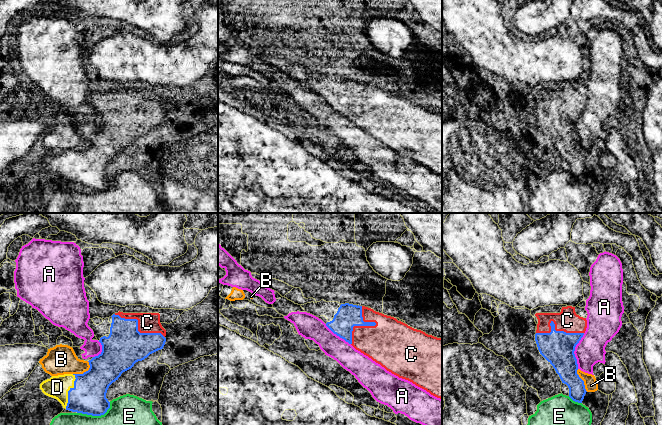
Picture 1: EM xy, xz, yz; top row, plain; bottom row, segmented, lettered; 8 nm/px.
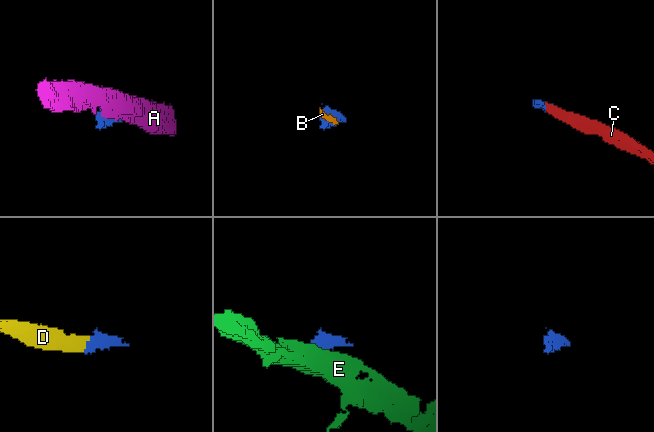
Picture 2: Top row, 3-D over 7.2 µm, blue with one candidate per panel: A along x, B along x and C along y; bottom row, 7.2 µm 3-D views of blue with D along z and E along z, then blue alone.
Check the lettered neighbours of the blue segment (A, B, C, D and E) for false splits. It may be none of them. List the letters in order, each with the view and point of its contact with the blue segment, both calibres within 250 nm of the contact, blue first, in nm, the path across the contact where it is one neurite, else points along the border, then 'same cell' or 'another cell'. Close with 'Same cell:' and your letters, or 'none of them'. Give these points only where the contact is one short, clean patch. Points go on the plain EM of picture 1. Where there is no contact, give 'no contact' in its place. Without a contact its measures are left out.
A: yz (574, 126) | 280/220 nm | another cell
B: xy (84, 148) | 280/240 nm | another cell
C: xz (369, 101) | 190/380 nm | same cell
D: xy (68, 167) | 280/180 nm | same cell
E: xy (96, 191) | 280/440 nm | another cell
Same cell: C, D

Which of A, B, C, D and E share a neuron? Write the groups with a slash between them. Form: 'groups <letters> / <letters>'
groups A / B / C D / E

